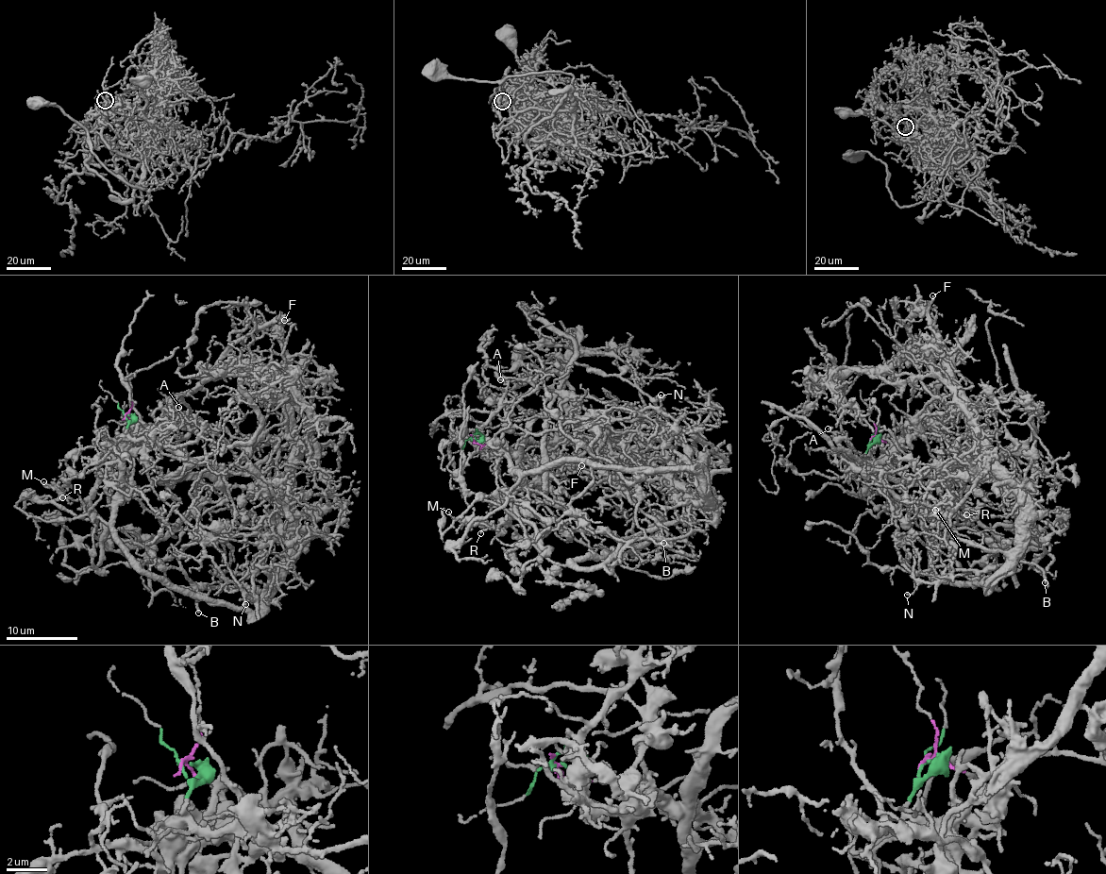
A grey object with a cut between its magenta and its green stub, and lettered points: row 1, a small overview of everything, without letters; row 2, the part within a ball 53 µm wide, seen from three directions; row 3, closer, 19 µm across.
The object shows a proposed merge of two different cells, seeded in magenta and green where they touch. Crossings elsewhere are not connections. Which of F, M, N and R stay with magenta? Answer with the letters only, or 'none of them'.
F, N

